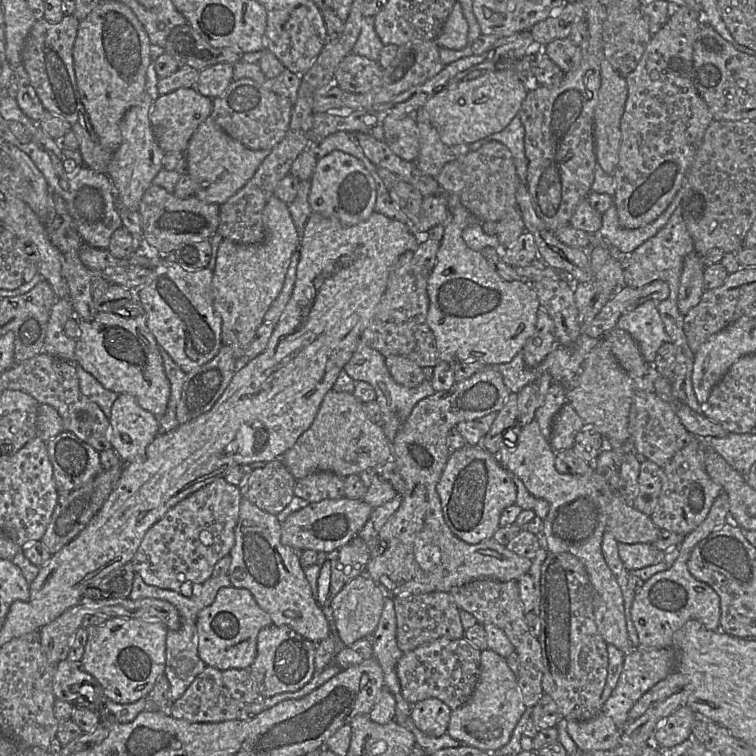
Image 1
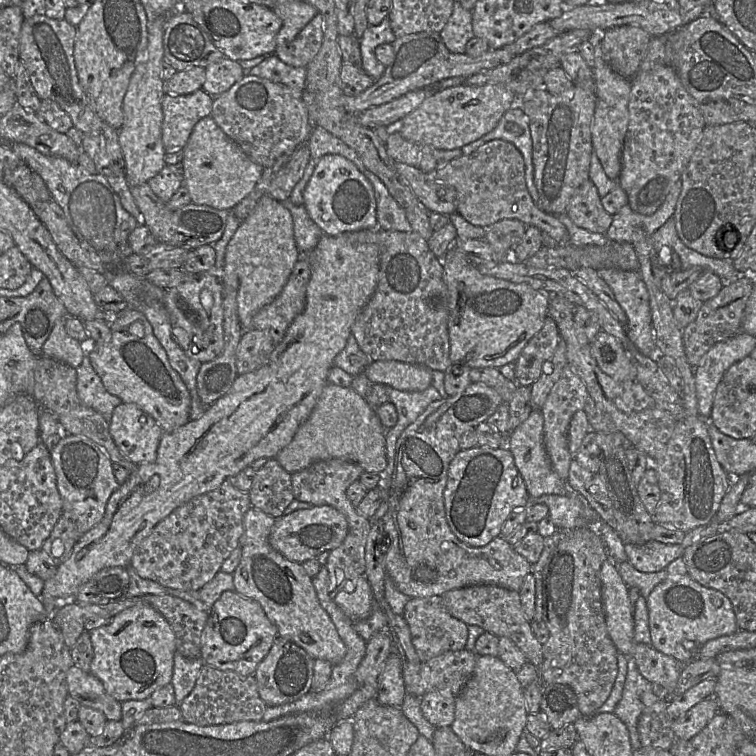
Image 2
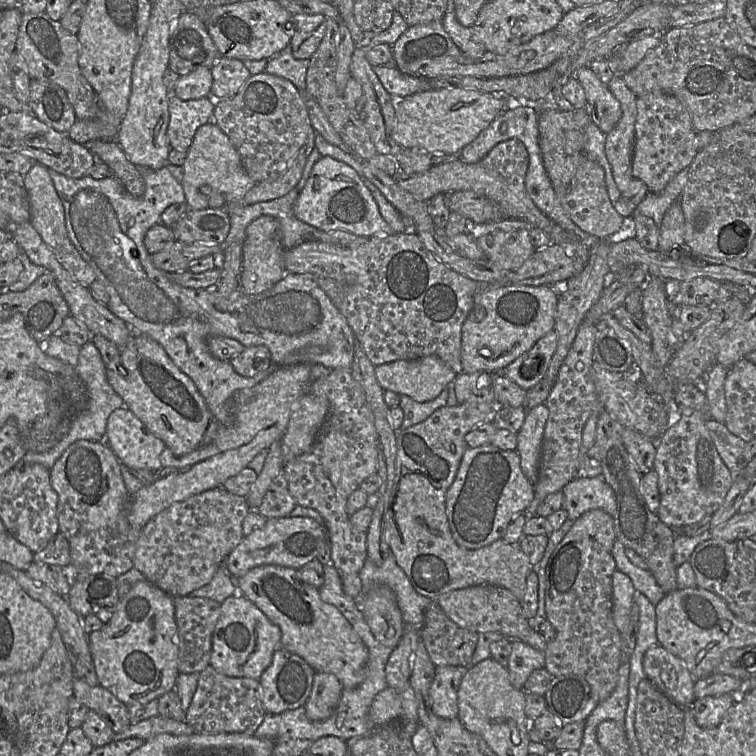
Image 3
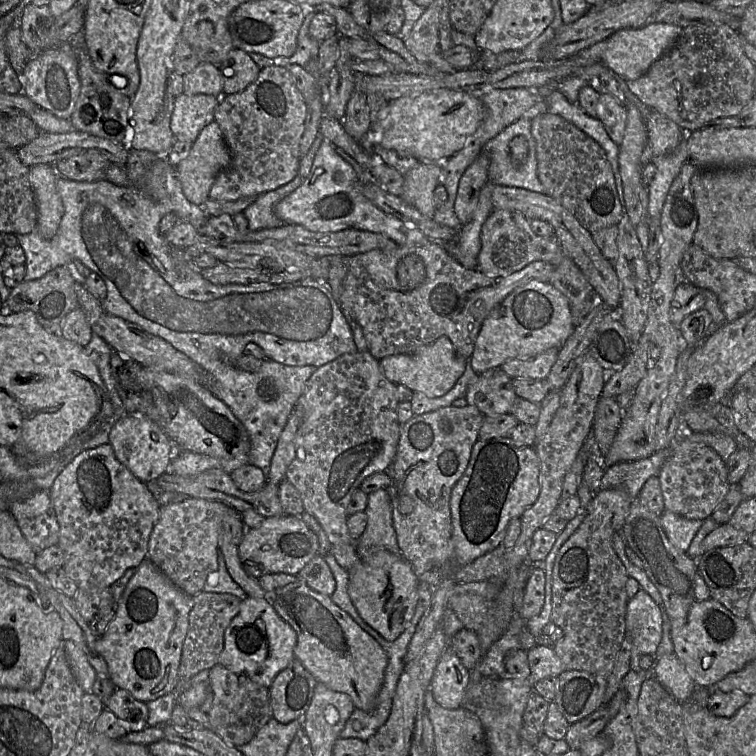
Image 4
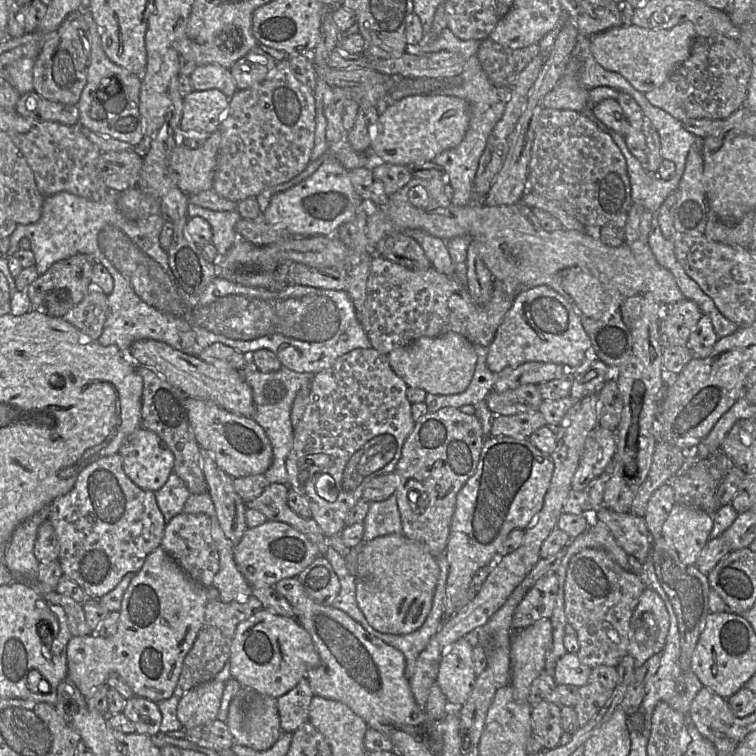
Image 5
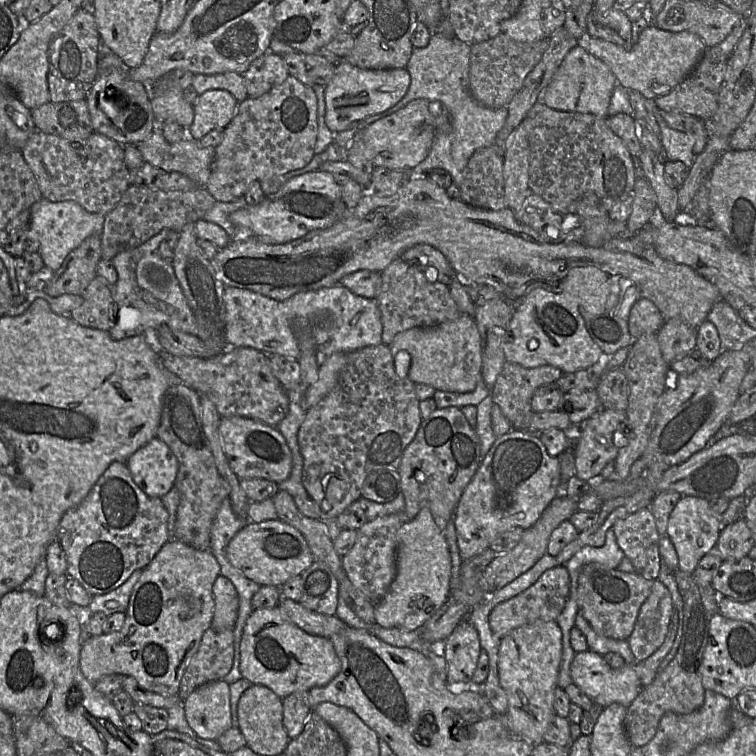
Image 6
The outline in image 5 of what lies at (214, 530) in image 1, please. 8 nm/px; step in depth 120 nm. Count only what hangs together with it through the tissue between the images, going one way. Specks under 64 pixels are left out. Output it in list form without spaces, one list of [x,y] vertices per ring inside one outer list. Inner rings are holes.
[[[179,513],[166,523],[161,545],[182,570],[203,587],[212,586],[219,570],[219,553],[211,535],[210,519],[204,514]]]

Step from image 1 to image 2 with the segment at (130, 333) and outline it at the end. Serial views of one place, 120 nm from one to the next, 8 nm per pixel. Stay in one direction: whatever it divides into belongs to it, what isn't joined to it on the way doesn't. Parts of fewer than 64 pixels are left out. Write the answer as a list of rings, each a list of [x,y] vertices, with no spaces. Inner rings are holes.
[[[127,307],[113,316],[109,324],[111,338],[105,342],[93,342],[87,350],[91,364],[105,389],[123,403],[132,403],[146,412],[164,432],[171,432],[190,421],[190,393],[179,374],[171,367],[166,352],[153,334],[153,329],[143,313]]]

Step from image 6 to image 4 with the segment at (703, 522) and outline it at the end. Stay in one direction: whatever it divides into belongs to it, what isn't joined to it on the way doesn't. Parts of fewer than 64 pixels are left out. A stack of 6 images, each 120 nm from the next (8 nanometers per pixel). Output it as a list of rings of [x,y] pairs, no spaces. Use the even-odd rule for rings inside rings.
[[[664,511],[661,524],[669,541],[681,552],[686,553],[691,541],[703,521],[684,518],[670,511]]]

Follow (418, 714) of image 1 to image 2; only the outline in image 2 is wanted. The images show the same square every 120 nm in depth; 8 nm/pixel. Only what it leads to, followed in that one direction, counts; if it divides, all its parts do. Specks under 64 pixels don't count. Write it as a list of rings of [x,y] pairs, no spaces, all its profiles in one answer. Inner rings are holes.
[[[449,690],[431,691],[420,698],[424,717],[435,727],[450,727],[455,719],[456,697]]]

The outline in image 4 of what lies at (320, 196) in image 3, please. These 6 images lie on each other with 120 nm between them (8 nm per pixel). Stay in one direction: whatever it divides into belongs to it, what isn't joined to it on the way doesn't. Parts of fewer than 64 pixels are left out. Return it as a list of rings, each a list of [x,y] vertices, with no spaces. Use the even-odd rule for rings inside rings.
[[[326,139],[316,153],[309,175],[295,191],[277,203],[275,213],[284,223],[299,225],[313,232],[355,229],[382,234],[405,246],[431,241],[420,230],[409,228],[369,200],[363,194],[362,181],[352,166],[338,155],[336,147]]]

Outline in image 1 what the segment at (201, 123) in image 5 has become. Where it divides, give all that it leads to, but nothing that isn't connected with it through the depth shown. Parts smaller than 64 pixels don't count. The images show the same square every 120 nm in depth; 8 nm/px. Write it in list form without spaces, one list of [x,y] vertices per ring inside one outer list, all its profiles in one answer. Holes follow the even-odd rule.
[[[183,88],[155,96],[150,109],[150,123],[154,137],[164,154],[186,153],[190,139],[199,125],[211,116],[213,100],[201,95],[195,88]]]

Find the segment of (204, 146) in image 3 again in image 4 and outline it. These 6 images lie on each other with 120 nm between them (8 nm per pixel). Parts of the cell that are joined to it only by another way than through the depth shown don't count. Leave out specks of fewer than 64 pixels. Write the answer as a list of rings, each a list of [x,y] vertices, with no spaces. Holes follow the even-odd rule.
[[[213,121],[202,129],[191,146],[186,158],[176,166],[179,179],[186,198],[197,206],[203,206],[209,198],[209,192],[217,175],[231,164],[231,155],[218,123]]]

